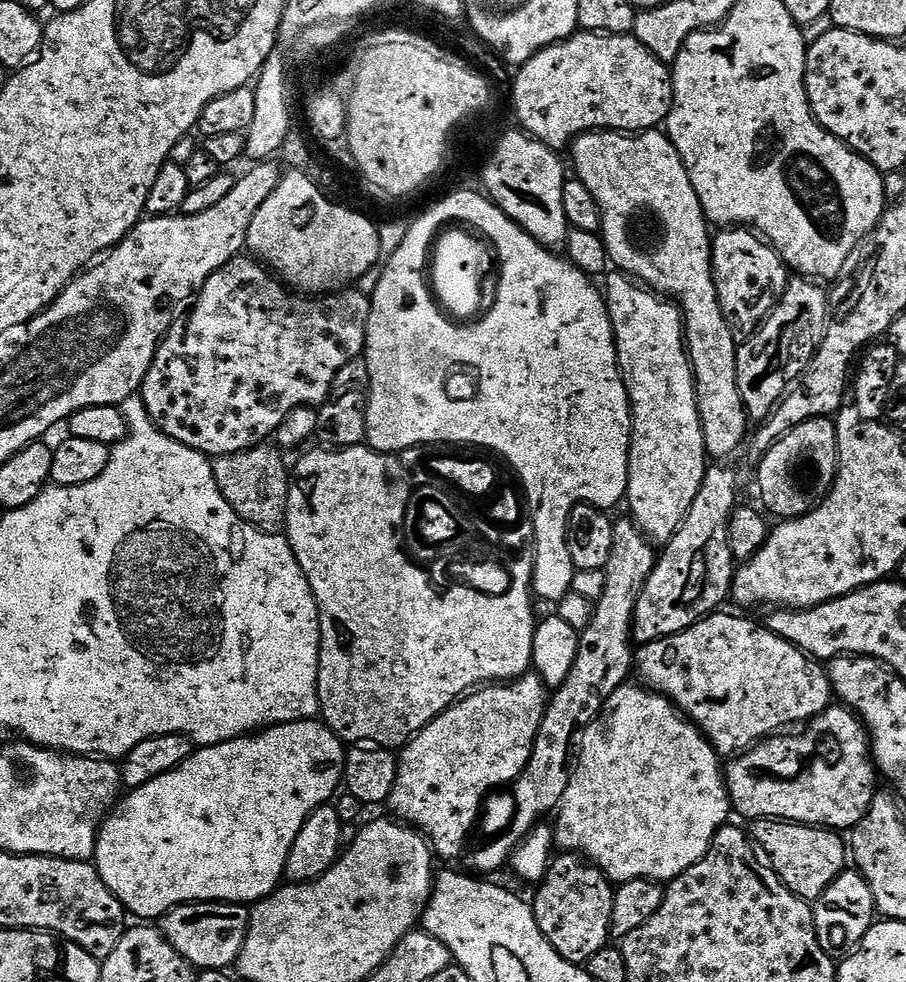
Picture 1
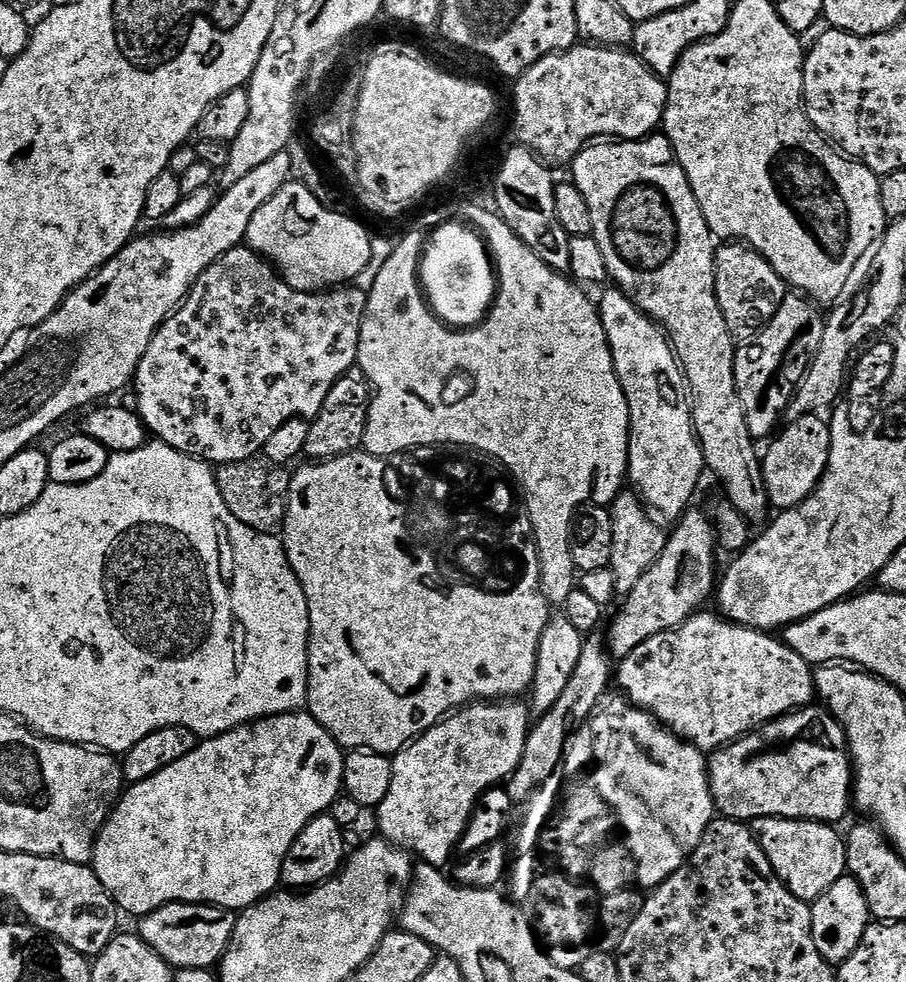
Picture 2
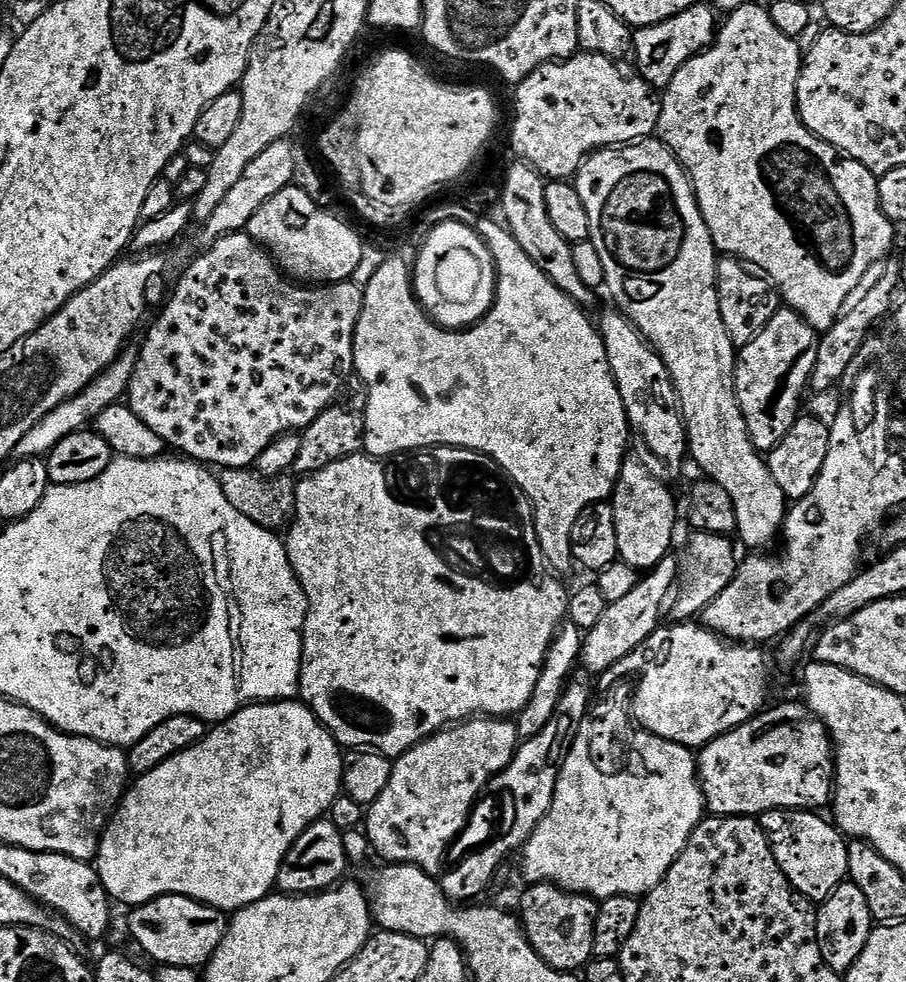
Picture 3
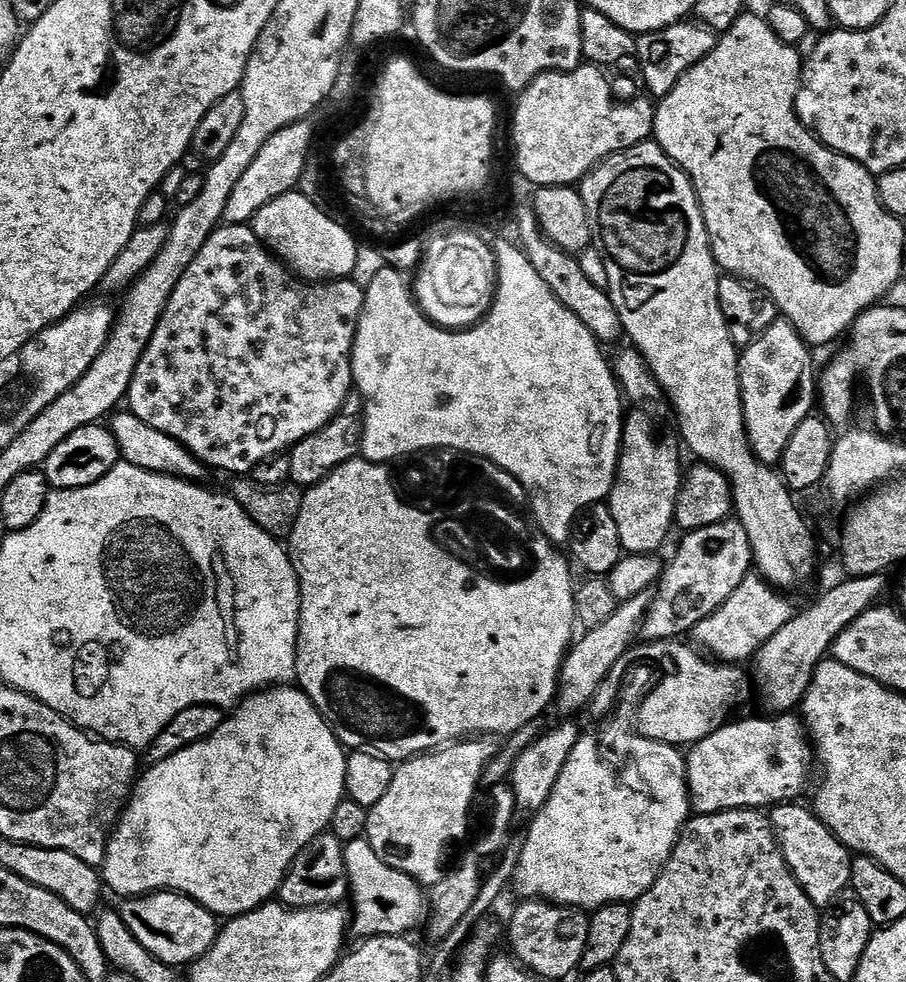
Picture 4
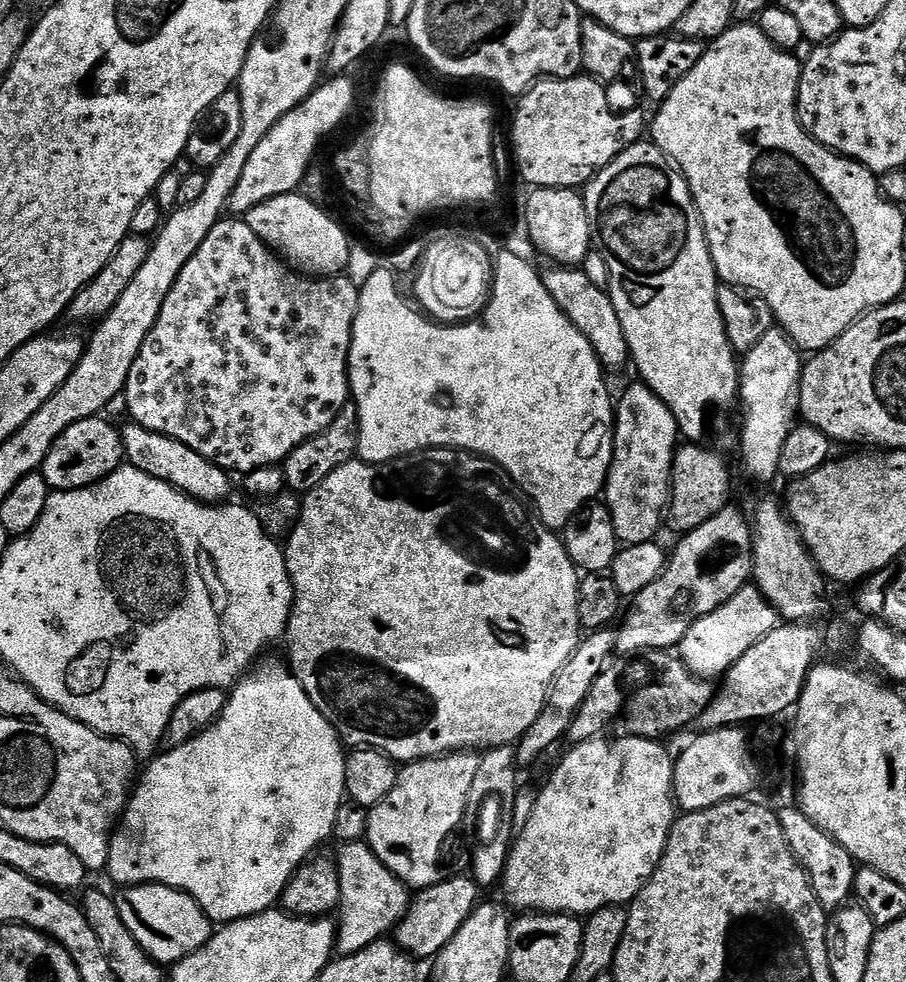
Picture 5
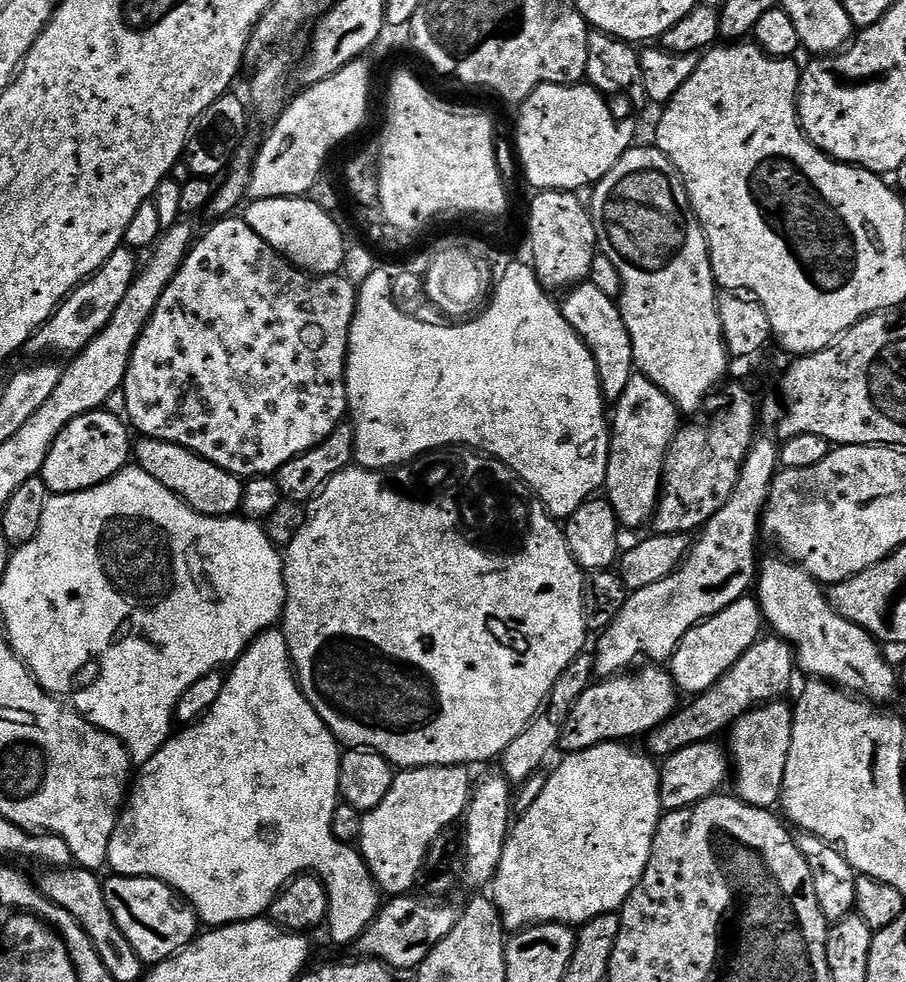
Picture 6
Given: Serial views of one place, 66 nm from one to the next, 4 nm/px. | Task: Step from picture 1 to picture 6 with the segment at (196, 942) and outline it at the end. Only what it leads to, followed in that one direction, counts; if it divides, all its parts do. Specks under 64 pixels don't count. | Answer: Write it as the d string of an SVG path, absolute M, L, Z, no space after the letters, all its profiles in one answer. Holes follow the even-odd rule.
M112 874L109 877L109 880L103 881L106 906L110 906L110 914L114 914L118 930L122 930L126 942L134 946L134 950L145 965L155 966L162 960L168 960L196 939L198 935L196 911L192 909L191 904L181 903L170 885L145 876Z

